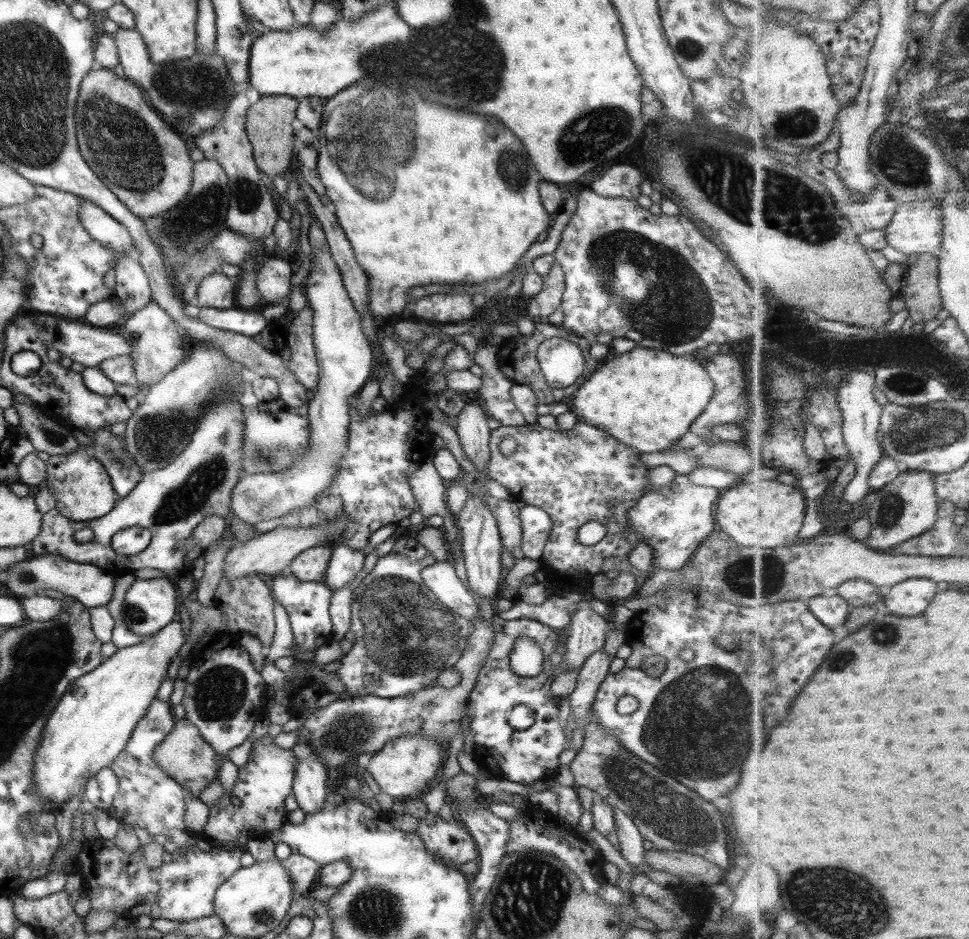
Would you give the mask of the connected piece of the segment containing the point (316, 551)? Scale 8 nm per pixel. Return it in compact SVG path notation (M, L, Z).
M317 545L299 552L289 562L286 573L293 575L301 582L318 582L322 580L327 561L330 557L331 545Z

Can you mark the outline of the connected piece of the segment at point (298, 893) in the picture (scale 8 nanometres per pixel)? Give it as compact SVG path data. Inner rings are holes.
M291 853L285 860L278 862L288 874L291 885L293 885L293 900L297 900L309 892L311 880L315 878L317 870L321 868L312 860Z

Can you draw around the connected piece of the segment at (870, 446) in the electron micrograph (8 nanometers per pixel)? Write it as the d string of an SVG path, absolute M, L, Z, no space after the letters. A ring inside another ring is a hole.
M852 370L845 374L838 386L839 408L843 412L843 434L847 448L852 454L852 460L857 463L857 472L853 480L845 489L844 500L849 504L857 504L863 498L871 499L873 488L869 484L869 477L878 465L883 451L883 441L880 434L880 422L884 406L877 403L873 396L876 387L876 375L871 371Z

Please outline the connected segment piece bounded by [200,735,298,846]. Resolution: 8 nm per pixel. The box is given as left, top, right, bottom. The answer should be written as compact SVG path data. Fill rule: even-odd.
M268 735L255 740L251 746L253 749L251 758L237 768L238 775L231 794L240 800L241 805L232 808L229 793L224 791L219 803L209 809L207 822L200 834L203 834L212 846L225 845L231 840L238 840L239 832L245 832L251 837L268 836L269 832L285 823L284 800L292 794L294 769L298 761L291 749L277 748L272 741Z

